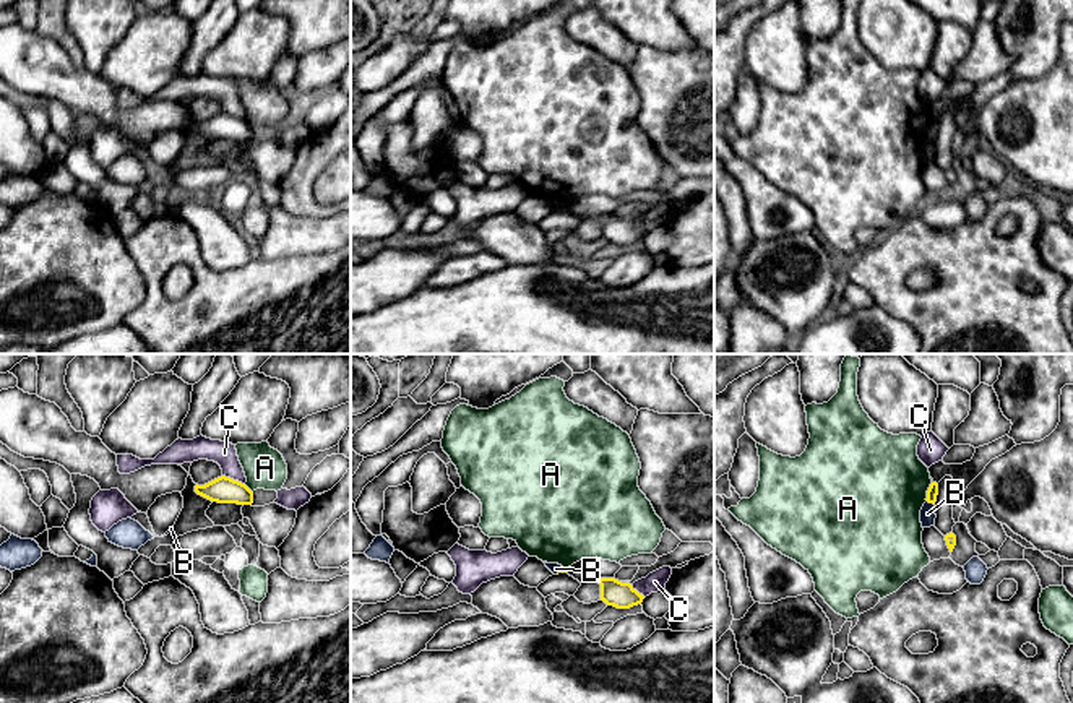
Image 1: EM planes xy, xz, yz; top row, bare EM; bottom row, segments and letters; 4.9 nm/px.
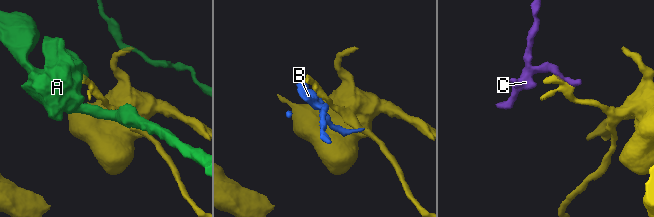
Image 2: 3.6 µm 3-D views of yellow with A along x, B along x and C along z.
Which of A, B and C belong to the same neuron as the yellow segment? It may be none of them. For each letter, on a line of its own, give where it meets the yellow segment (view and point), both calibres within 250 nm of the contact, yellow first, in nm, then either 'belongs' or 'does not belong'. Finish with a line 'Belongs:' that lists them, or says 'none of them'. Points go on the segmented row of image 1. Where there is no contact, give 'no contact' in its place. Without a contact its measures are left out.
A: meets yellow in yz at (927, 492); 60 nm thick on the yellow side, 480 nm on the other; does not belong
B: meets yellow in yz at (930, 502); 60 nm thick on the yellow side, 80 nm on the other; does not belong
C: meets yellow in xy at (232, 479); 130 nm thick on the yellow side, 120 nm on the other; does not belong
Belongs: none of them

